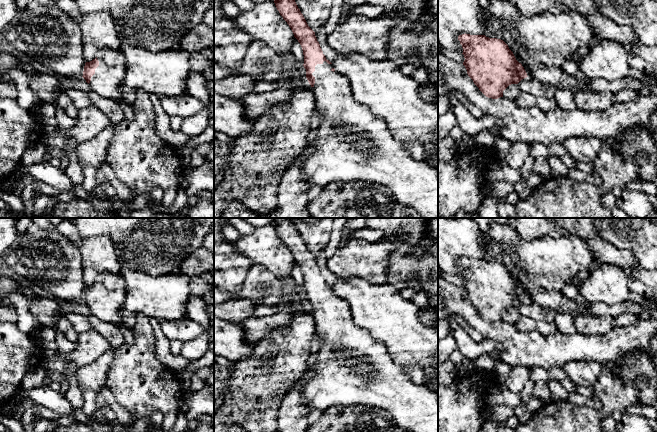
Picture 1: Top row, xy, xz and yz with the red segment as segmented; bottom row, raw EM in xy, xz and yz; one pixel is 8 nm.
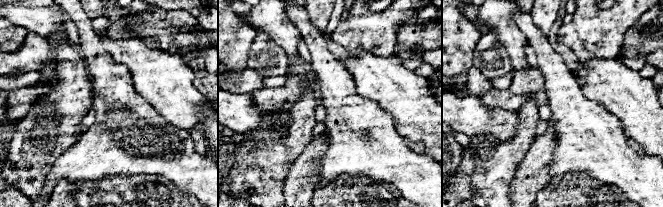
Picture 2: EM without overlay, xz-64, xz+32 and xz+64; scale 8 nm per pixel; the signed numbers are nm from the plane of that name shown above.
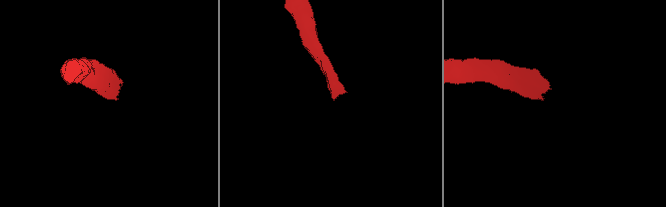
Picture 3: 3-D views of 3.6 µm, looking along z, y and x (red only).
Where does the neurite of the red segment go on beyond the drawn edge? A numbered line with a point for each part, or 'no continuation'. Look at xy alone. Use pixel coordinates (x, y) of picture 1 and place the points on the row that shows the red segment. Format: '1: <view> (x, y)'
1: xy (107, 81)

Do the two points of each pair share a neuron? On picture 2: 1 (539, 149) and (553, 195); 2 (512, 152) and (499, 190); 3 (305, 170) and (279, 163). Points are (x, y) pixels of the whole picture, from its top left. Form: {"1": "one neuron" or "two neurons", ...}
{"1": "two neurons", "2": "one neuron", "3": "two neurons"}

